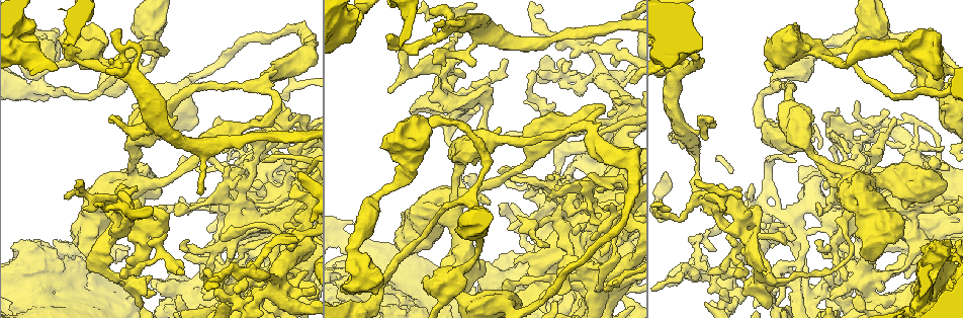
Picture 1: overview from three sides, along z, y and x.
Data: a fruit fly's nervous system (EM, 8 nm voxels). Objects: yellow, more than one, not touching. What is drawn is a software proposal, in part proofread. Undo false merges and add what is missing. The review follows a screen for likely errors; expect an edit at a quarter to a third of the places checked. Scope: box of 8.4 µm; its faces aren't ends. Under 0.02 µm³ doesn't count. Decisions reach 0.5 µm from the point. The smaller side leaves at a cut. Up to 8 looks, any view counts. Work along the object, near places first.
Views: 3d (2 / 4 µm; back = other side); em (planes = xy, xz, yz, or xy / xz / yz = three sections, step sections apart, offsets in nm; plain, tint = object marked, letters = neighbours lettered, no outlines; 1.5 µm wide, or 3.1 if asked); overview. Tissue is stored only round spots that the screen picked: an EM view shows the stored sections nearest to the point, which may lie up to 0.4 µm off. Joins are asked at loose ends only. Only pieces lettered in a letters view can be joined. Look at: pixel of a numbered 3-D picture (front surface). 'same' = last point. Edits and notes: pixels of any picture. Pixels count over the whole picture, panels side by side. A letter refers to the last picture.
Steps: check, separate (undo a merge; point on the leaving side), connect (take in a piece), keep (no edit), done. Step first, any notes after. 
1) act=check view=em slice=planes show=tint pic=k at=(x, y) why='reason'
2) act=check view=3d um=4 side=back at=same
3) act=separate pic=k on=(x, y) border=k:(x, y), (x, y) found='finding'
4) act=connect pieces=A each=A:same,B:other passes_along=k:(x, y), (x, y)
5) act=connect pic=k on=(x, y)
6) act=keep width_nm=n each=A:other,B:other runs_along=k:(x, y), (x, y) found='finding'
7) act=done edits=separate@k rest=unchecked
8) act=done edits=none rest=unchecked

act=check view=3d um=4 pic=1 at=(180, 158) why='free end'

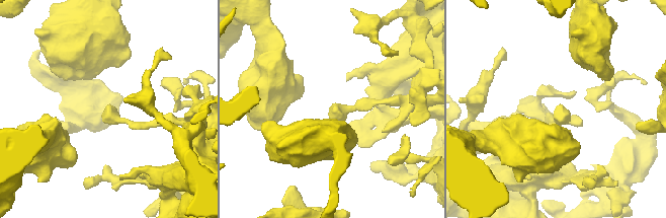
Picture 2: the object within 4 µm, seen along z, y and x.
act=check view=em slice=yz step=8 show=letters pic=2 at=(558, 106)

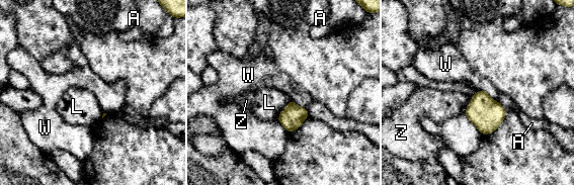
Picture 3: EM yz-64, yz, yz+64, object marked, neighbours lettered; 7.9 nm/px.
act=keep each=A:other,L:other,W:other,Z:other border=3:(497, 101), (506, 112) found='no lettered piece goes on from it'

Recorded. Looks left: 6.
act=check view=em slice=planes show=plain pic=1 at=(893, 232) why='sudden change in width'

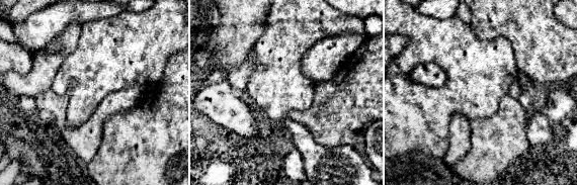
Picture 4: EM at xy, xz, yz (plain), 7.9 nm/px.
act=check view=em slice=planes show=letters at=same why='see the neighbours'

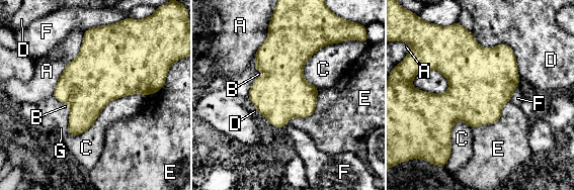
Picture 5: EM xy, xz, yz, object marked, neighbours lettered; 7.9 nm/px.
act=keep each=A:other,B:other,C:other,D:other,E:other,F:other,G:other border=5:(319, 89), (315, 110), (284, 126) found='all the same neuron'

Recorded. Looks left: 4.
act=check view=em slice=planes show=letters pic=1 at=(120, 92) why='free end'

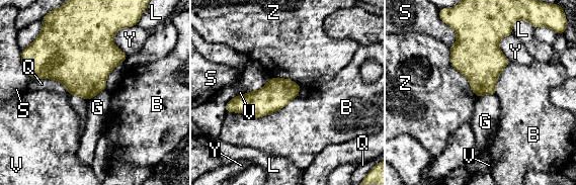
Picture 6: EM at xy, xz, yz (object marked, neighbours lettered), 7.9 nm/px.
act=keep each=B:other,G:other,L:other,Q:other,S:other,V:other,Y:other,Z:other border=6:(495, 95), (480, 95), (477, 97) found='none of them fits'

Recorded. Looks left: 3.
act=done edits=none rest=unchecked

